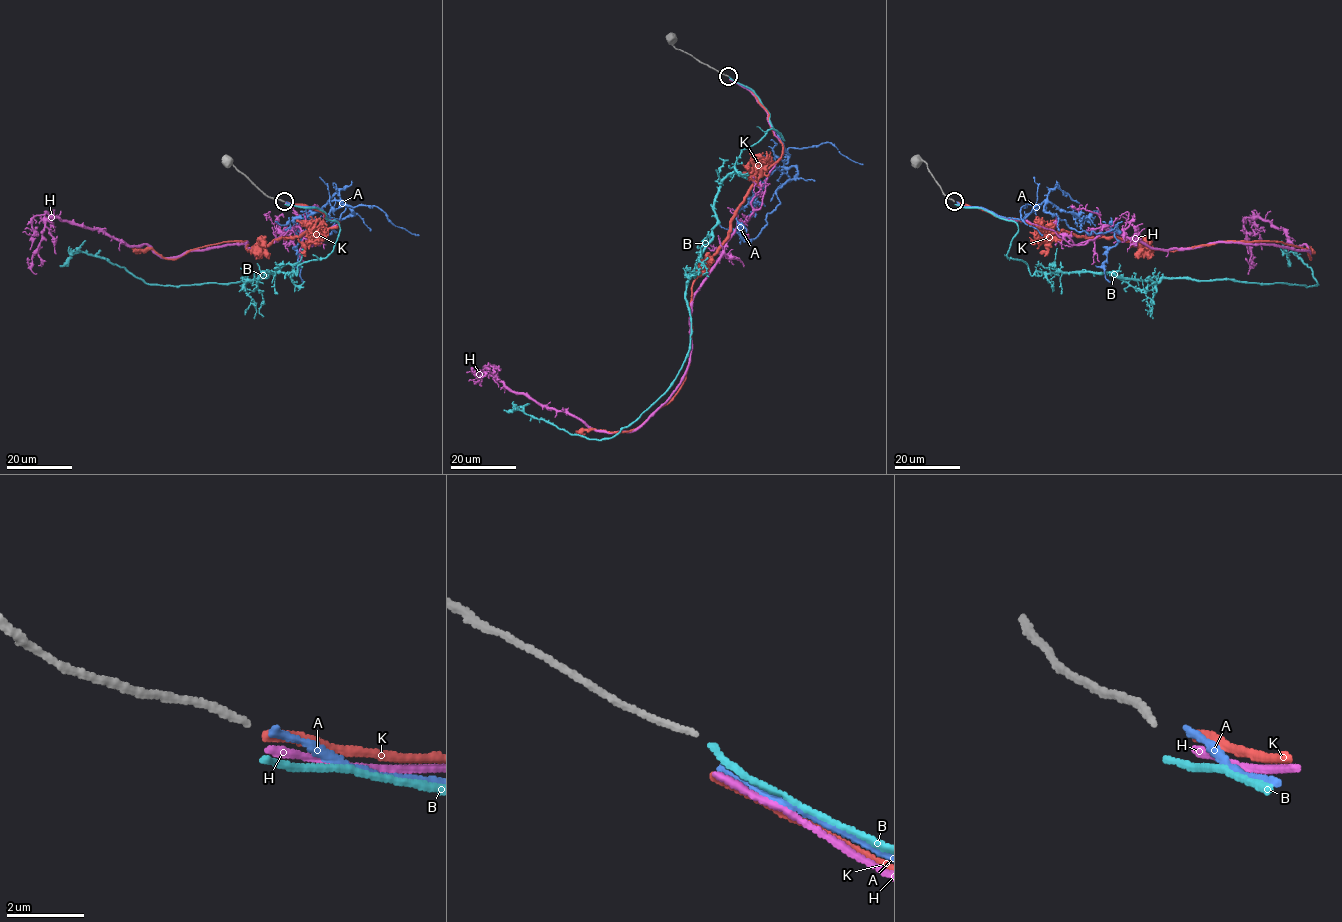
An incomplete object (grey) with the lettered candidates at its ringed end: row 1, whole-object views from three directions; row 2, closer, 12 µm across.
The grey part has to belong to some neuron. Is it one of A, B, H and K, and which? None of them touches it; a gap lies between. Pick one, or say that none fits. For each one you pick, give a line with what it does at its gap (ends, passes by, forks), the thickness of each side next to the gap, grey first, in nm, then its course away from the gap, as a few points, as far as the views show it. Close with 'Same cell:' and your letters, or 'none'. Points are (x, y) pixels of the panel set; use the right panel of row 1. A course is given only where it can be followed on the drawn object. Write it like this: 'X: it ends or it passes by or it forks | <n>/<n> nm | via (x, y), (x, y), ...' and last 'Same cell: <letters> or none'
A: it ends | 180/160 nm | via (956, 202), (1021, 220), (1044, 202), (1046, 212), (1080, 231), (1117, 228), (1117, 242), (1103, 264), (1110, 281)
Same cell: A

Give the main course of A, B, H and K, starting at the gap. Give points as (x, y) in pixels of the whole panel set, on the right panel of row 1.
A: (956, 202), (1021, 220), (1044, 202), (1046, 212), (1080, 231), (1117, 228), (1117, 242), (1103, 264), (1110, 281)
B: (954, 204), (1013, 221), (1007, 257), (1031, 275), (1317, 284), (1293, 252), (1288, 265)
H: (957, 203), (1071, 244), (1103, 227), (1152, 248), (1309, 248), (1247, 217), (1248, 273)
K: (957, 202), (1053, 232), (1116, 237), (1166, 251), (1280, 241), (1307, 250), (1310, 258), (1307, 248), (1315, 253)

